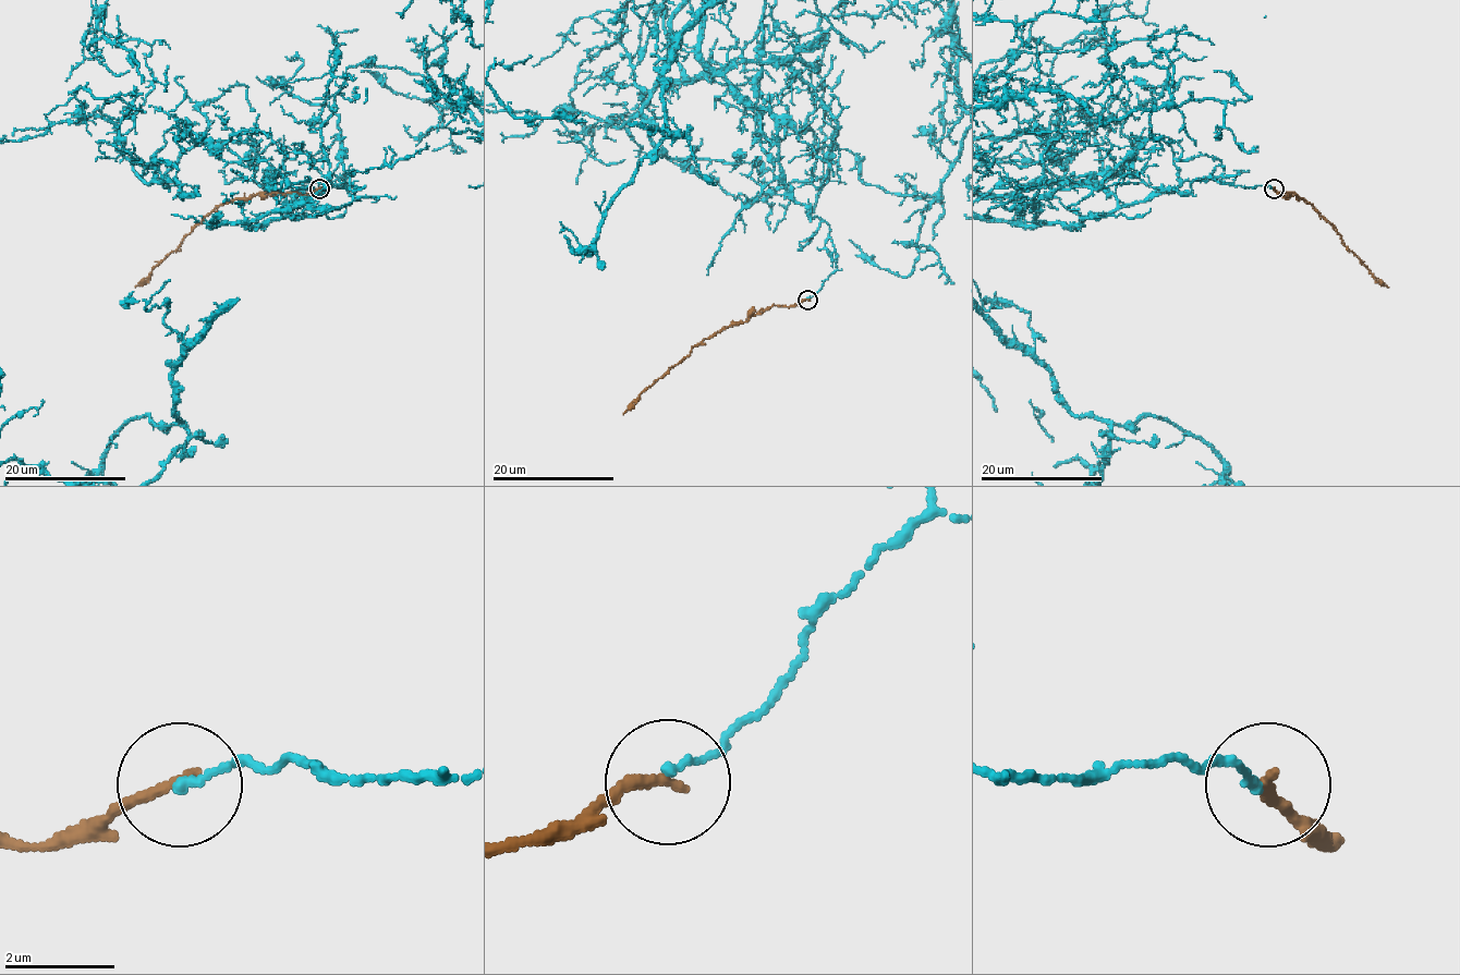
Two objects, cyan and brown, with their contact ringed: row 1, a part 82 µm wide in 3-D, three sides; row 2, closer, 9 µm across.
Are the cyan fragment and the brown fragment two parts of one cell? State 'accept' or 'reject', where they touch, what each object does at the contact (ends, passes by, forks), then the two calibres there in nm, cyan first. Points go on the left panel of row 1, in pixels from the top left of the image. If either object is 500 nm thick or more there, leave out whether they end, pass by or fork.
reject; place (319, 189); cyan ends; brown ends; calibres 140 and 200 nm

